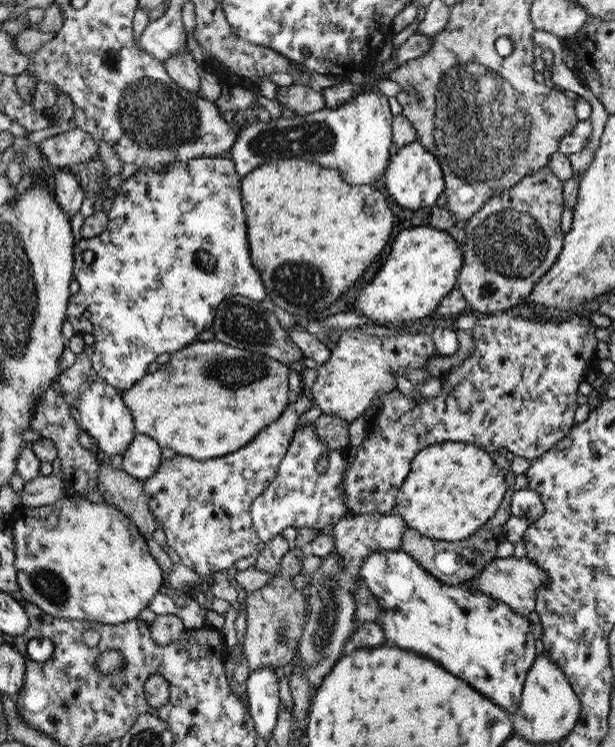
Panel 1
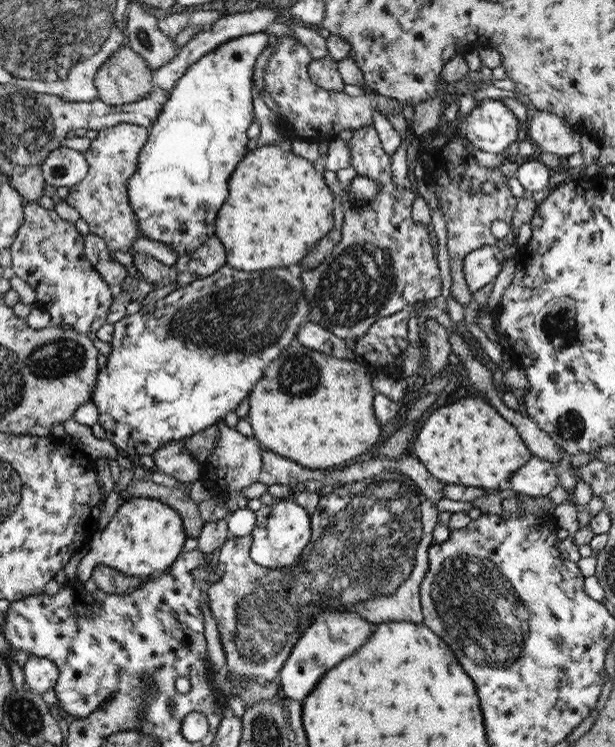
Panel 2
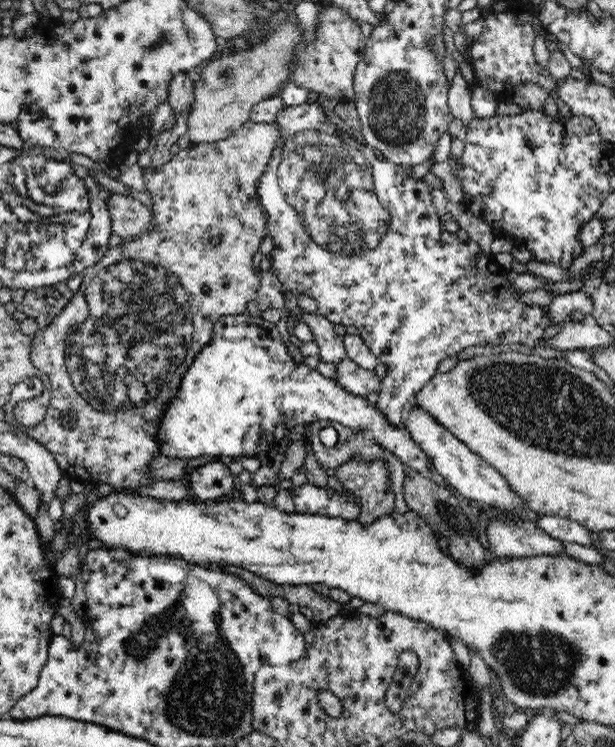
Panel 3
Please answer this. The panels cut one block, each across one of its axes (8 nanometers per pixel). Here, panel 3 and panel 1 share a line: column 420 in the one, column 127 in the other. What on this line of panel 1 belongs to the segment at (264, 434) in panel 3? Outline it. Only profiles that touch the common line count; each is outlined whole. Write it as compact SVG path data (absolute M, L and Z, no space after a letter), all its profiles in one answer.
M138 432L123 454L122 468L139 481L154 476L164 460L161 457L161 448L150 435Z

